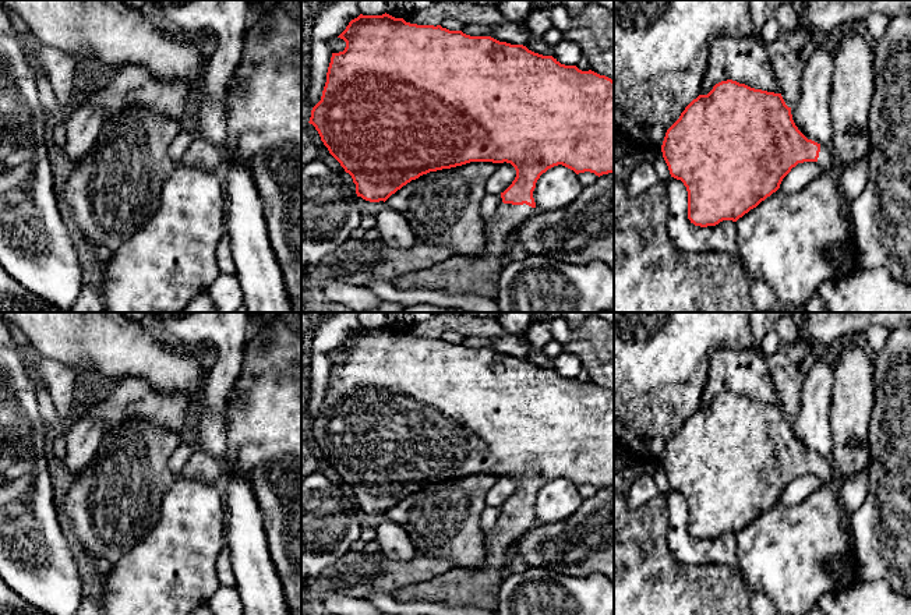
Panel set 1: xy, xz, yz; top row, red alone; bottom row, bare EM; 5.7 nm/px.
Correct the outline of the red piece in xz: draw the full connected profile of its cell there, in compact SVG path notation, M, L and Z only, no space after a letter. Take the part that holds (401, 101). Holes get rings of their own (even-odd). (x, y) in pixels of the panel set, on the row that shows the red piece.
M386 13L360 14L338 38L346 42L346 47L332 53L321 100L313 107L308 123L352 176L357 197L385 202L423 174L470 162L506 162L516 170L512 184L501 192L502 204L495 216L485 223L483 251L474 258L449 257L396 276L392 284L399 290L426 289L497 300L499 276L515 233L537 212L533 191L540 176L558 165L576 174L590 172L600 177L614 173L614 81L605 75L561 64L552 56L534 53L523 45L499 42L491 36L470 36L441 25L410 24Z

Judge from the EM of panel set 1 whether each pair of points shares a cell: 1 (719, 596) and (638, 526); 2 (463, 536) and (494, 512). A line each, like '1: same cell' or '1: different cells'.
1: same cell
2: different cells

